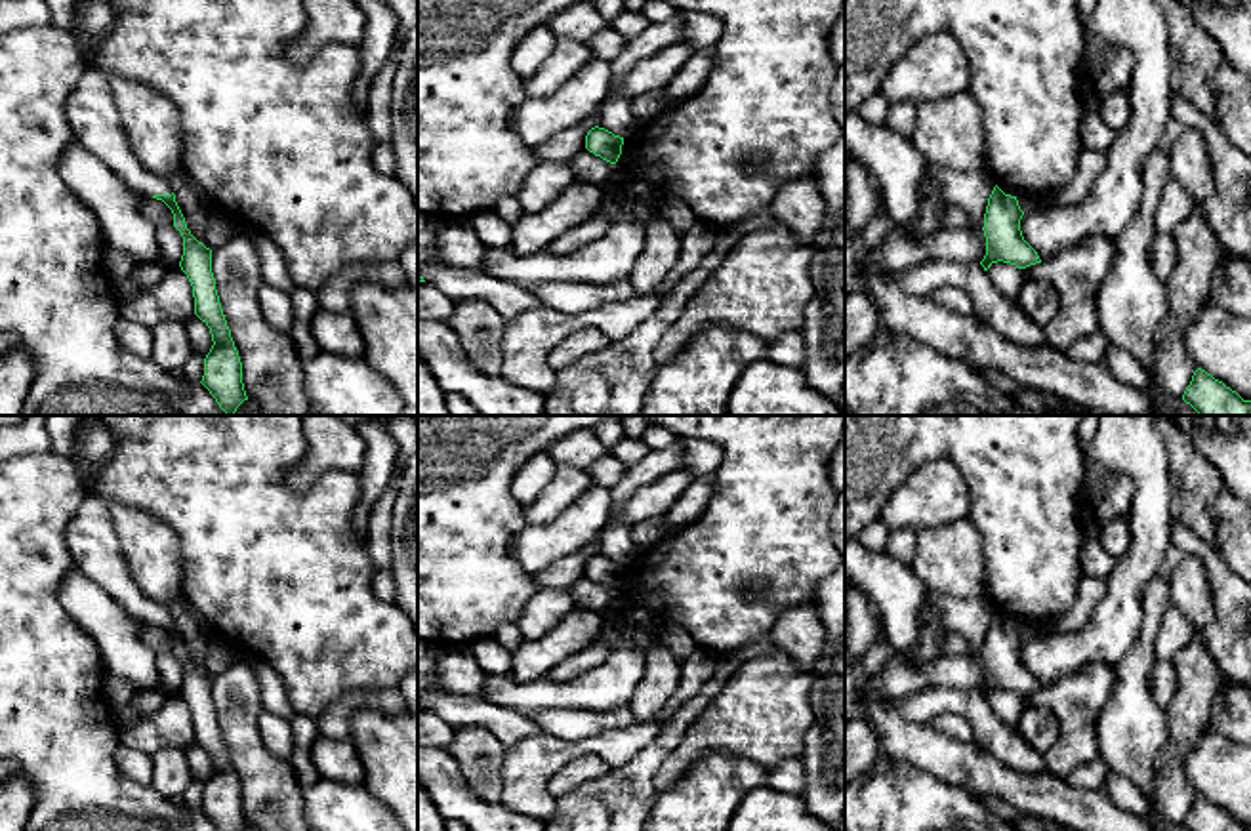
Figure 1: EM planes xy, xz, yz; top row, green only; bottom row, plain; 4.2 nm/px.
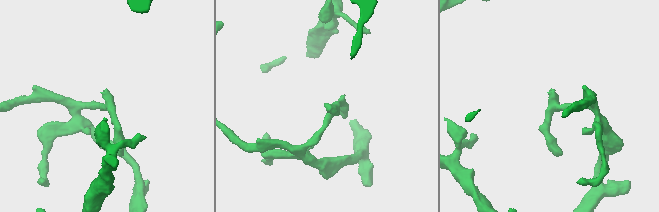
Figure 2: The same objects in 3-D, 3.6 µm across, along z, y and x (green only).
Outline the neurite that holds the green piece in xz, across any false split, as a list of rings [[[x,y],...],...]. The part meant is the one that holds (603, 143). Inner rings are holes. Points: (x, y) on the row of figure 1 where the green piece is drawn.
[[[591,128],[585,135],[585,149],[603,160],[616,164],[622,154],[624,137],[605,128]]]

